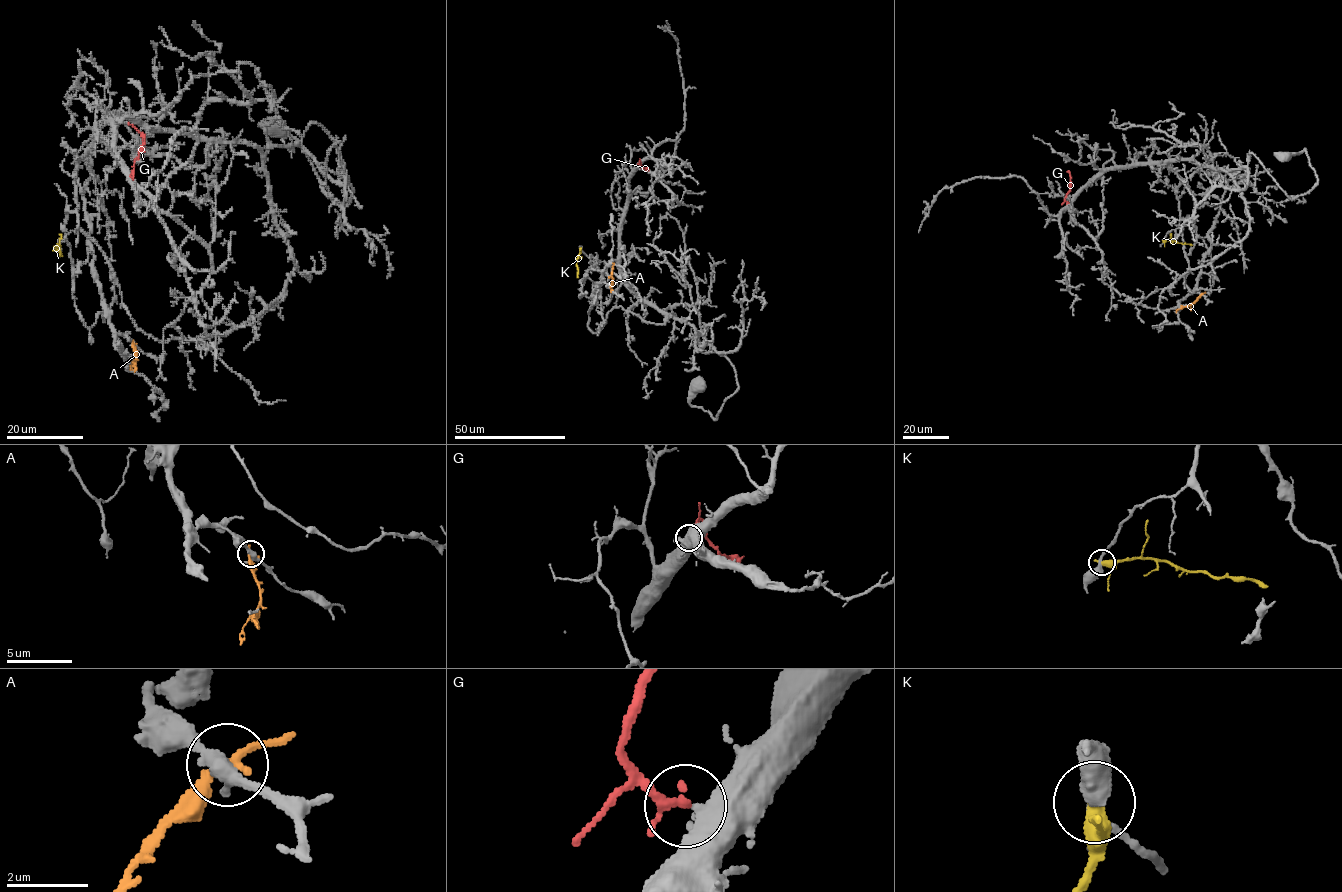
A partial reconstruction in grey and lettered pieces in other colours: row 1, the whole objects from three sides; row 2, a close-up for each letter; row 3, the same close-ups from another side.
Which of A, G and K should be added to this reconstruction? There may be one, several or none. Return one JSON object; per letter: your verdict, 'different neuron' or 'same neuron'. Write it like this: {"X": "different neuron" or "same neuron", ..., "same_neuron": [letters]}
{"A": "different neuron", "G": "same neuron", "K": "different neuron", "same_neuron": ["G"]}

